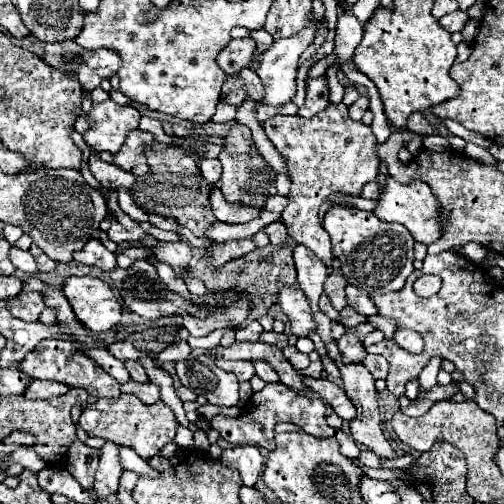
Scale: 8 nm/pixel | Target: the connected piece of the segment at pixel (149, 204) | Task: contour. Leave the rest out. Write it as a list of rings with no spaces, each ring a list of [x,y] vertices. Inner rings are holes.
[[[150,147],[144,153],[150,165],[150,171],[144,177],[140,177],[136,185],[132,187],[130,193],[134,197],[134,203],[152,213],[168,213],[170,217],[176,217],[180,225],[188,227],[198,237],[206,235],[206,229],[216,221],[210,209],[210,201],[208,201],[212,185],[206,183],[204,177],[200,177],[196,161],[184,155],[176,147],[164,147],[164,149]]]

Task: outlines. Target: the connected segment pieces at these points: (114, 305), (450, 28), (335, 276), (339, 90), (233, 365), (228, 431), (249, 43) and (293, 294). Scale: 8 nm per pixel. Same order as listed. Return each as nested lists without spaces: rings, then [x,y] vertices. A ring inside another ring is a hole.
[[[68,277],[62,291],[76,319],[90,331],[108,331],[120,323],[122,307],[104,281],[96,277]]]
[[[456,11],[456,13],[450,13],[450,15],[444,15],[438,23],[448,31],[448,33],[460,33],[464,29],[468,21],[468,15],[466,11]]]
[[[332,263],[332,275],[328,275],[326,283],[324,283],[324,293],[328,295],[328,299],[332,301],[332,307],[336,311],[342,311],[348,301],[346,301],[346,295],[344,295],[344,287],[346,287],[346,279],[342,275],[342,269],[340,269],[340,263]]]
[[[334,54],[334,56],[335,63],[330,69],[327,69],[326,78],[330,88],[329,101],[330,103],[338,104],[343,100],[344,88],[337,80],[337,71],[341,67],[341,65],[338,56],[336,54]]]
[[[220,359],[220,361],[216,361],[216,365],[224,371],[234,373],[238,377],[238,381],[250,381],[256,375],[250,361],[224,361],[224,359]]]
[[[282,383],[266,385],[260,393],[254,393],[238,417],[228,419],[228,417],[218,415],[212,419],[212,427],[230,445],[260,445],[268,451],[274,449],[274,427],[278,423],[294,423],[304,433],[314,435],[314,437],[336,437],[336,441],[340,443],[340,453],[344,457],[348,457],[350,461],[356,461],[360,455],[360,447],[354,443],[354,439],[350,435],[344,435],[340,429],[334,429],[326,423],[326,405],[322,399],[310,399],[304,395],[294,395],[294,391]]]
[[[252,37],[232,39],[230,45],[224,51],[220,51],[218,65],[226,75],[238,75],[242,71],[242,67],[248,67],[254,61],[256,49],[258,47]]]
[[[282,287],[280,291],[280,307],[288,315],[292,323],[292,333],[300,337],[310,337],[316,331],[316,321],[312,317],[312,309],[304,293],[296,287]]]

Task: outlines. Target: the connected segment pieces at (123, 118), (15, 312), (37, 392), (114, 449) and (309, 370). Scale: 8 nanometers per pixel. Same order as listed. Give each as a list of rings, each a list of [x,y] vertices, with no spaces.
[[[110,99],[104,103],[94,103],[86,117],[92,125],[84,133],[84,141],[96,151],[110,153],[120,149],[126,133],[138,129],[140,121],[140,113],[134,107],[122,107]]]
[[[28,291],[28,293],[20,293],[16,299],[8,301],[6,307],[12,313],[12,317],[16,317],[16,319],[38,321],[40,313],[44,311],[44,301],[40,301],[38,291]]]
[[[32,381],[26,397],[28,399],[52,399],[52,397],[66,395],[70,389],[72,389],[70,385],[56,383],[56,381]]]
[[[108,441],[100,449],[100,465],[96,469],[96,481],[94,481],[94,491],[92,497],[108,497],[116,493],[118,489],[118,479],[122,475],[122,465],[120,465],[120,453],[118,445]]]
[[[312,351],[308,357],[310,357],[310,365],[304,369],[304,375],[318,379],[320,373],[322,373],[322,361],[320,361],[320,357],[318,357],[316,351]]]

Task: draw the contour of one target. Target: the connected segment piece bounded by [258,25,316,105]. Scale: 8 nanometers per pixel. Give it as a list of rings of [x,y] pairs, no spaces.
[[[308,25],[288,39],[276,39],[264,53],[258,75],[266,89],[266,105],[284,105],[294,99],[298,61],[314,37],[316,25]]]

